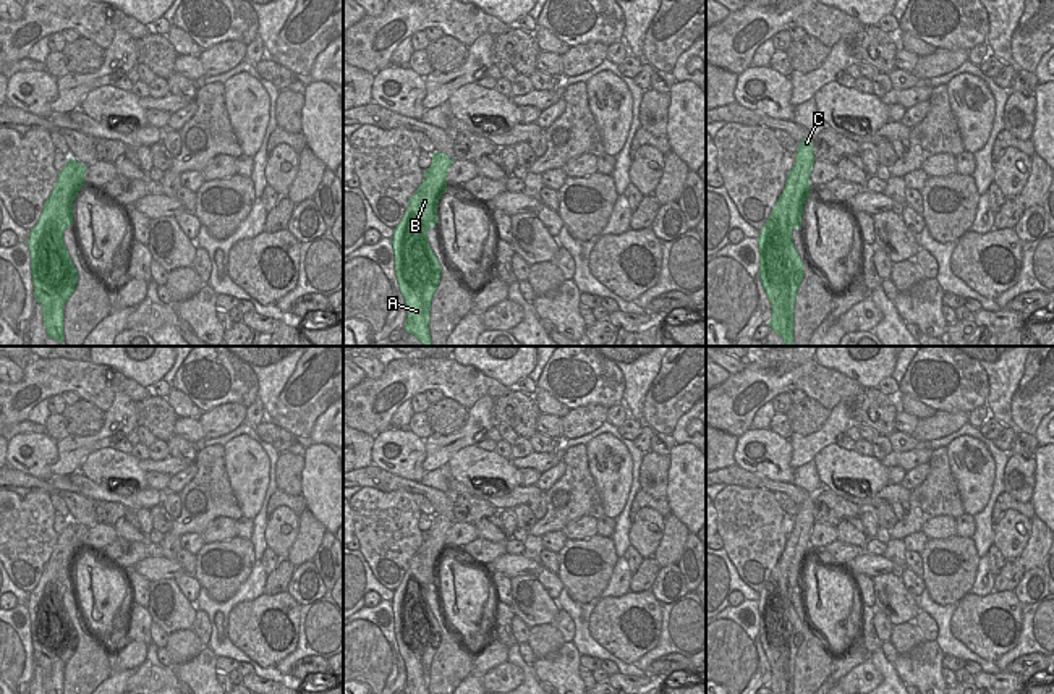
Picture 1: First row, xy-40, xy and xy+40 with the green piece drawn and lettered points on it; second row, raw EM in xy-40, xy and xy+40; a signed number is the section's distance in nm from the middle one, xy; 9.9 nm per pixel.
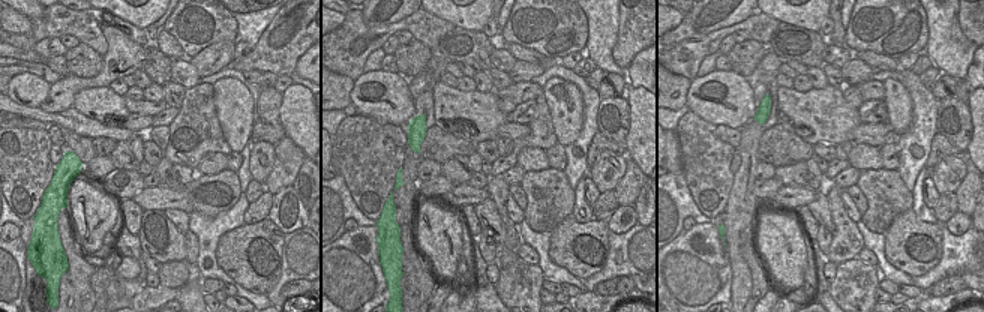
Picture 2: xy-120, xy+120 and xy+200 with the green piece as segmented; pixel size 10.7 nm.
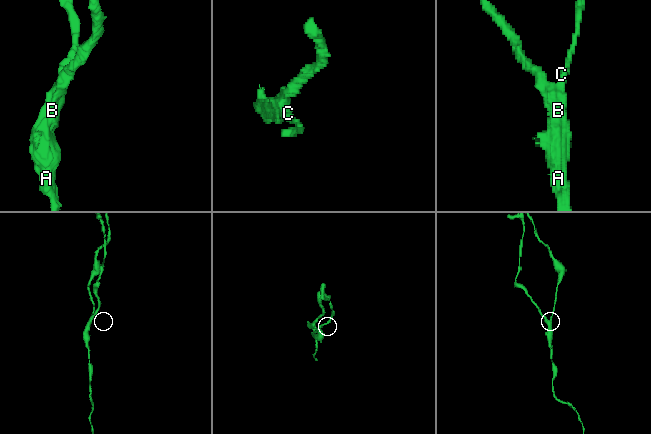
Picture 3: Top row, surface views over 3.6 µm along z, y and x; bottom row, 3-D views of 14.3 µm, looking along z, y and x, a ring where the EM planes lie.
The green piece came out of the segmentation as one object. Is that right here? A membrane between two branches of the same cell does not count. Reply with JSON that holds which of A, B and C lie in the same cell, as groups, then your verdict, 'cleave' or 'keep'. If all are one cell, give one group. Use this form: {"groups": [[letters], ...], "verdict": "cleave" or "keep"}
{"groups": [["A"], ["B", "C"]], "verdict": "cleave"}

